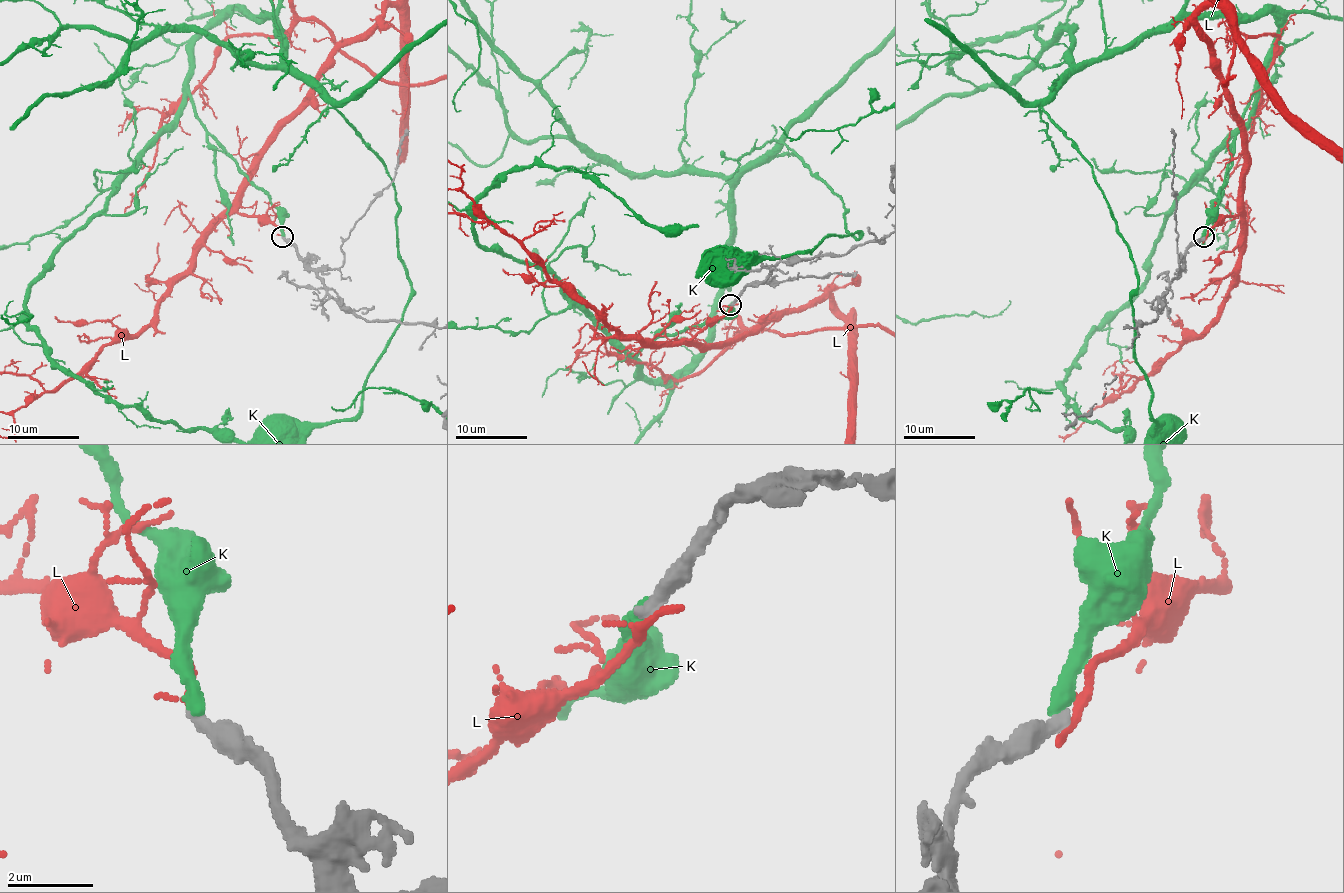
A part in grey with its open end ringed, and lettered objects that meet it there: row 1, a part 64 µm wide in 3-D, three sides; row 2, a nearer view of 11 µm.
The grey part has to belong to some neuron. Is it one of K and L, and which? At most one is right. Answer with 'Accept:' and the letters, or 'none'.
Accept: none

